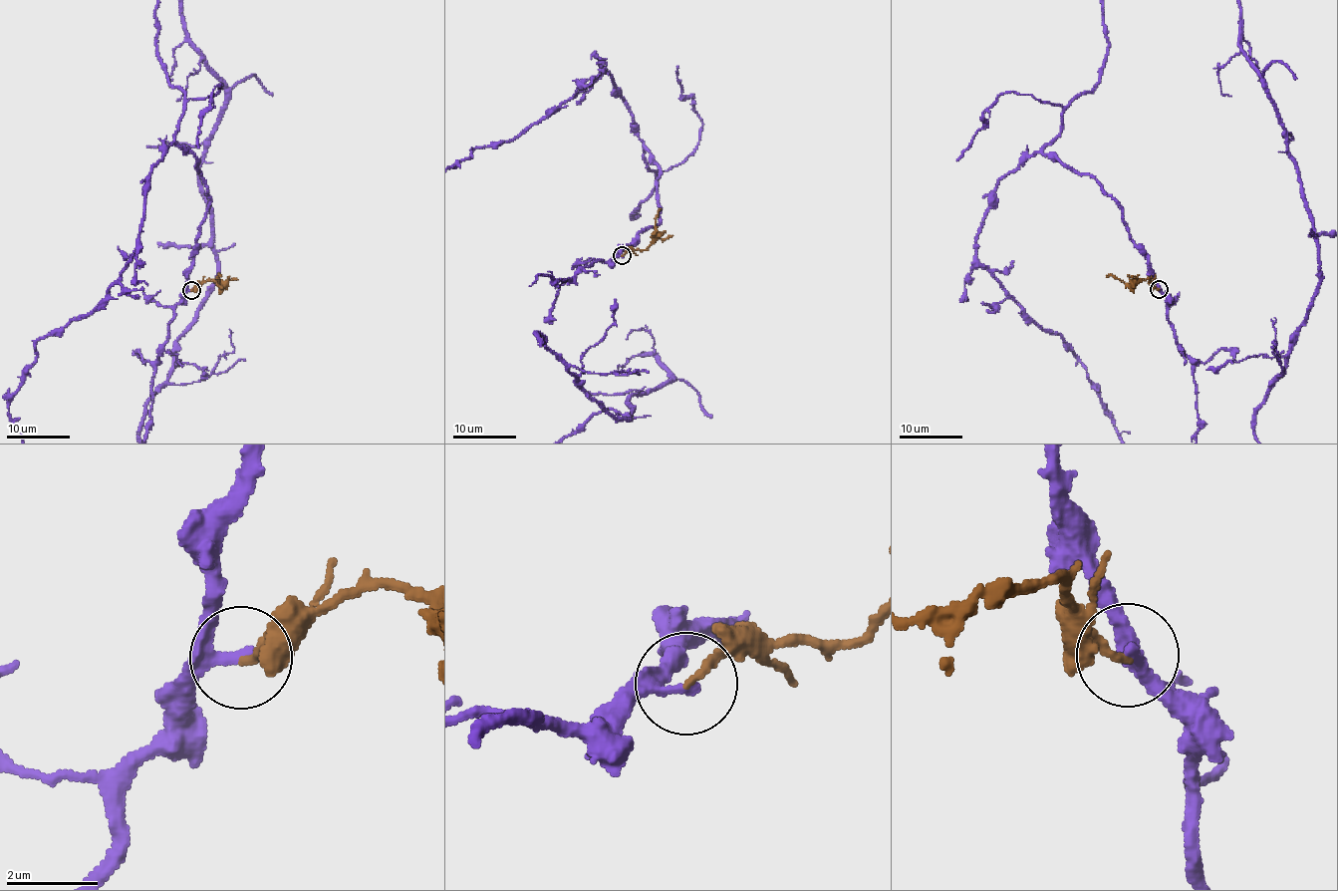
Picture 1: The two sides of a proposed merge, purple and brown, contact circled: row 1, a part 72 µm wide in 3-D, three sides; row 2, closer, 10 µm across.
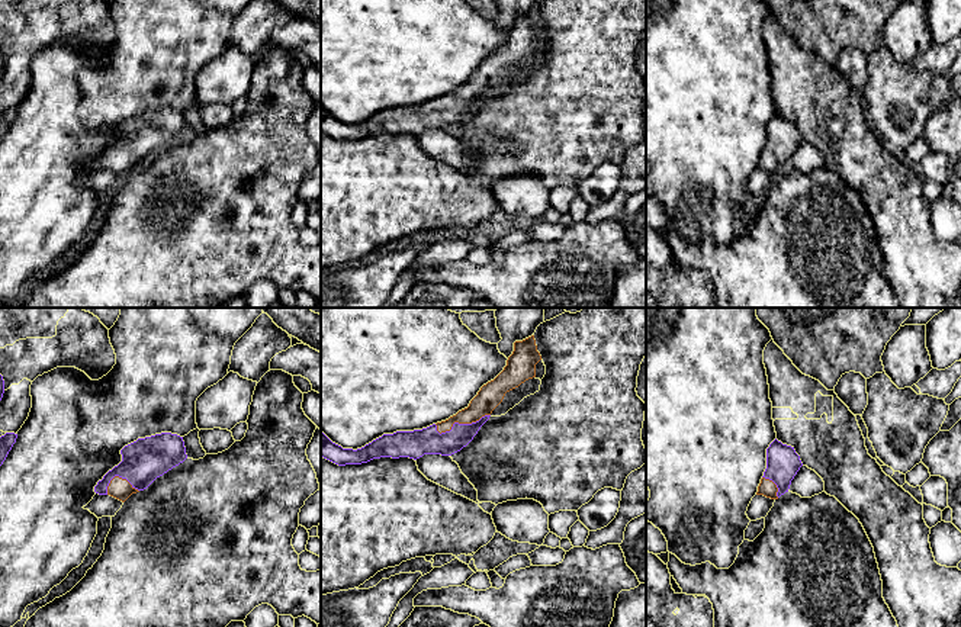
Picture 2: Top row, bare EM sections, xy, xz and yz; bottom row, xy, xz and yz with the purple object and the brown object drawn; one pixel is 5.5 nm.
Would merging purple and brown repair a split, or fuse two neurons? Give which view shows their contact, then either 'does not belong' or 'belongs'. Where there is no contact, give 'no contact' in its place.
xz | belongs

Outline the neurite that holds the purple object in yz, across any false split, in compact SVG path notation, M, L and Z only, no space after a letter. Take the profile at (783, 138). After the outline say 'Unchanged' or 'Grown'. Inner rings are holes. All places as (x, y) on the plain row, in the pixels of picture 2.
M775 113L766 123L766 144L756 170L778 174L788 167L791 155L801 141L803 138L794 122L782 119Z. Grown

